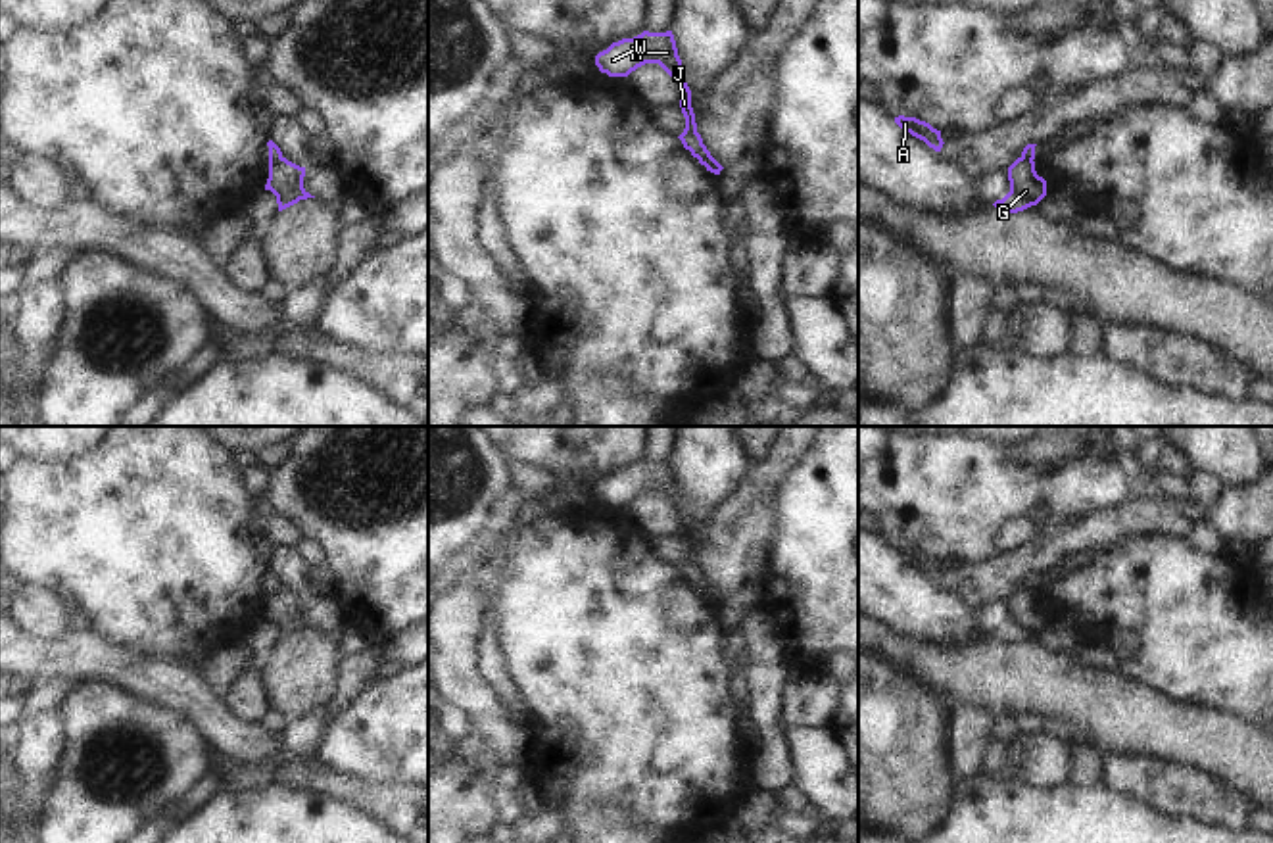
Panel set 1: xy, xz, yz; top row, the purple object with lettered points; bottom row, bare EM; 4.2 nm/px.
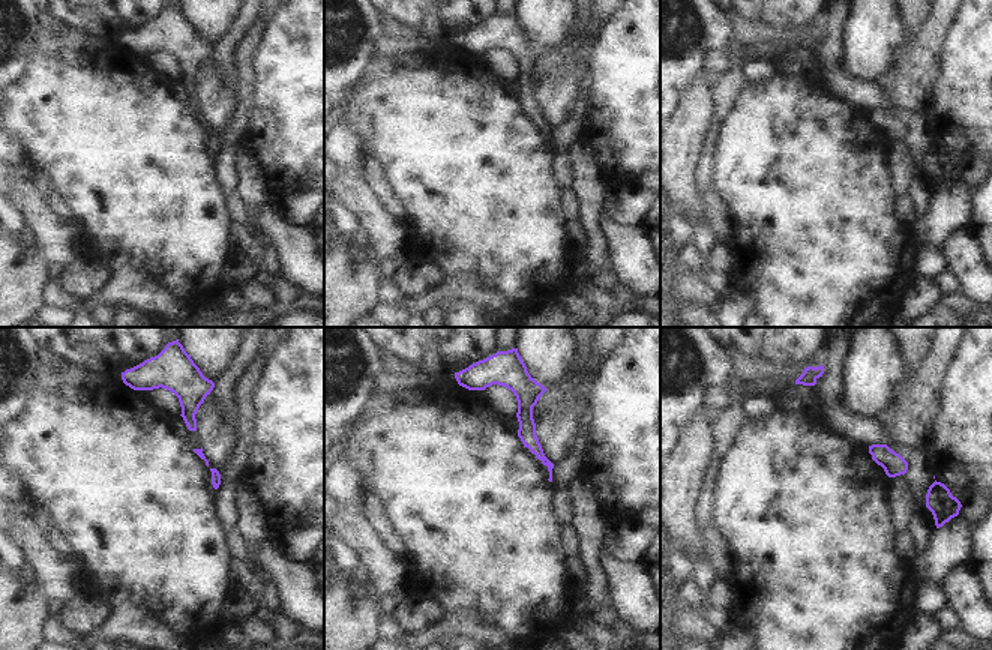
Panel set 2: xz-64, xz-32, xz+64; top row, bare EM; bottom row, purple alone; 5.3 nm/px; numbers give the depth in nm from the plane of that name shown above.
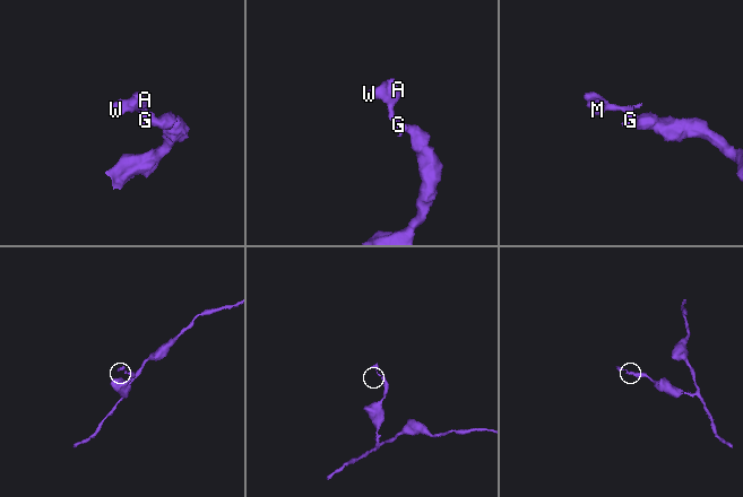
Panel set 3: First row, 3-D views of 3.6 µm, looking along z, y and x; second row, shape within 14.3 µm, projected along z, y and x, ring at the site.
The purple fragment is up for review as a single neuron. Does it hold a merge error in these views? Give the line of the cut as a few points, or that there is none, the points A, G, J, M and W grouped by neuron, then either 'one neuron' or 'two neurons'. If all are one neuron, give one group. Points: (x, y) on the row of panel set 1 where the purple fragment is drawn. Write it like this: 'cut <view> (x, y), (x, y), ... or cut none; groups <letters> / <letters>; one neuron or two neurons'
cut xz (709, 156), (709, 162), (719, 171); groups A J M W / G; two neurons

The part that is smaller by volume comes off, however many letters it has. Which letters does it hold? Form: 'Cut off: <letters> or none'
Cut off: A, J, M, W

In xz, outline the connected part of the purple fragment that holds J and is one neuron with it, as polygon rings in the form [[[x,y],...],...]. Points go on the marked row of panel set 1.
[[[643,31],[634,38],[612,42],[607,50],[595,56],[595,65],[609,77],[628,77],[645,63],[659,63],[678,83],[680,108],[685,117],[685,129],[678,138],[682,140],[684,148],[707,167],[707,171],[720,175],[720,171],[709,163],[710,152],[697,132],[695,113],[691,108],[691,90],[685,83],[685,71],[682,67],[672,31]]]

